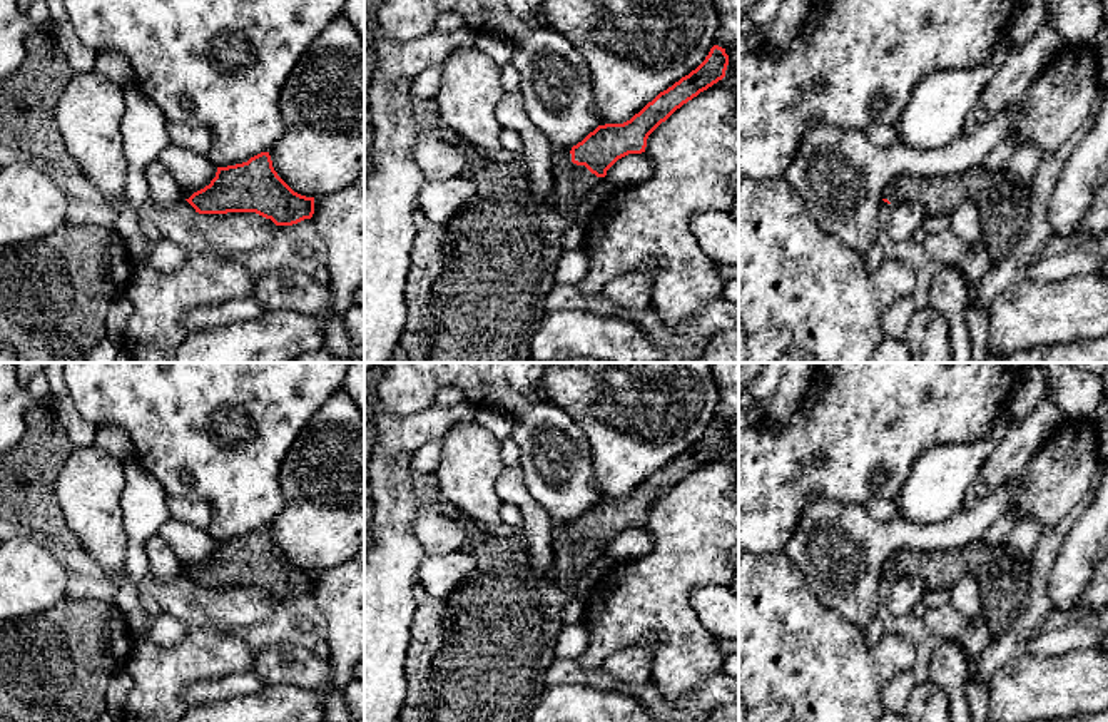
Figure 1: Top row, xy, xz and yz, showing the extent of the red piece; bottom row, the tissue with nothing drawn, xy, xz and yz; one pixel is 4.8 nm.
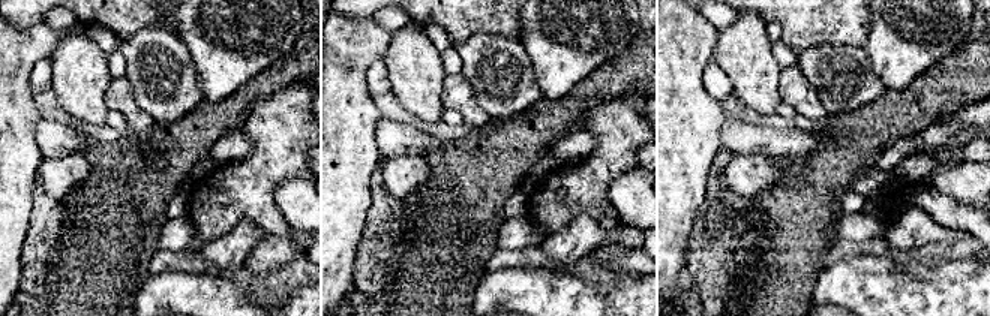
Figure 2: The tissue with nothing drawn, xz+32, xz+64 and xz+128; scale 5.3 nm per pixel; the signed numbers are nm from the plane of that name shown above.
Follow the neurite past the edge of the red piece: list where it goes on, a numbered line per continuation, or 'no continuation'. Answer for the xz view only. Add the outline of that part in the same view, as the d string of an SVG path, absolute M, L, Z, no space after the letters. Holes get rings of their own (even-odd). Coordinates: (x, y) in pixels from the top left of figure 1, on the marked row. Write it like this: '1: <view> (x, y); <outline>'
1: xz (584, 181); M567 152L565 154L565 160L567 160L567 167L572 172L572 179L573 179L573 192L575 192L575 199L582 201L587 199L587 194L602 180L605 180L605 177L597 177L595 174L592 174L585 165L577 165L572 162L572 154Z

